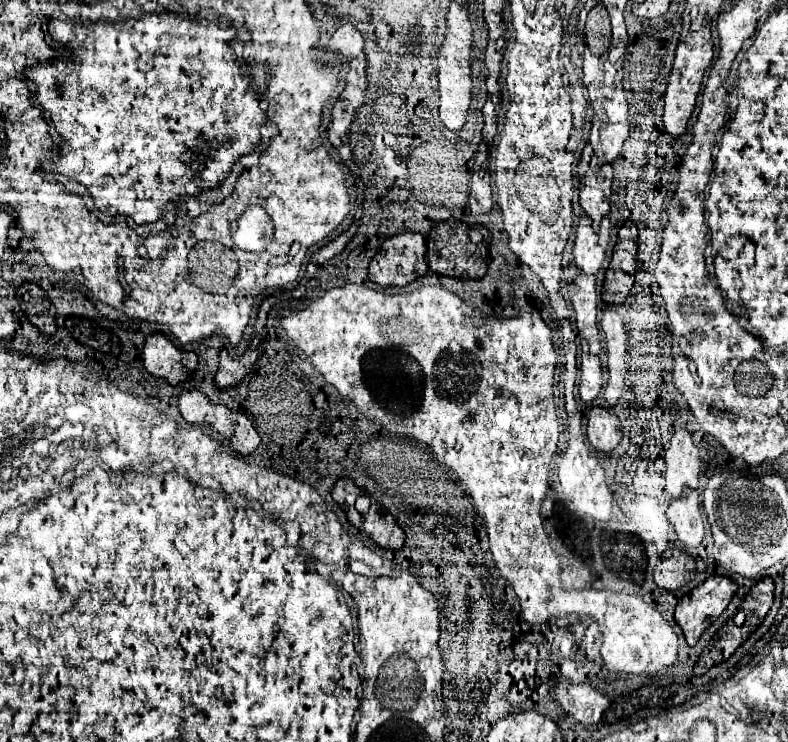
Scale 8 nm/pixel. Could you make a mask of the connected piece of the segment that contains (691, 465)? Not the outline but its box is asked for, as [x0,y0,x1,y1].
[665,426,699,498]

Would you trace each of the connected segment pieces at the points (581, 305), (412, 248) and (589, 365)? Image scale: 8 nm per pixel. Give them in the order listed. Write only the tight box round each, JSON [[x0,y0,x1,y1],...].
[[569,274,601,354],[369,232,429,288],[579,354,603,404]]

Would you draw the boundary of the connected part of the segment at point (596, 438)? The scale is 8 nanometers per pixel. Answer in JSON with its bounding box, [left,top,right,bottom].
[587,406,621,452]

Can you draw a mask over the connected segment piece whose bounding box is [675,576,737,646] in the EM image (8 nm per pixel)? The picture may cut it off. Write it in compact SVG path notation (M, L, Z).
M709 576L703 584L695 586L683 596L675 608L675 620L681 626L687 644L695 646L719 614L727 608L737 592L737 584L727 576Z

